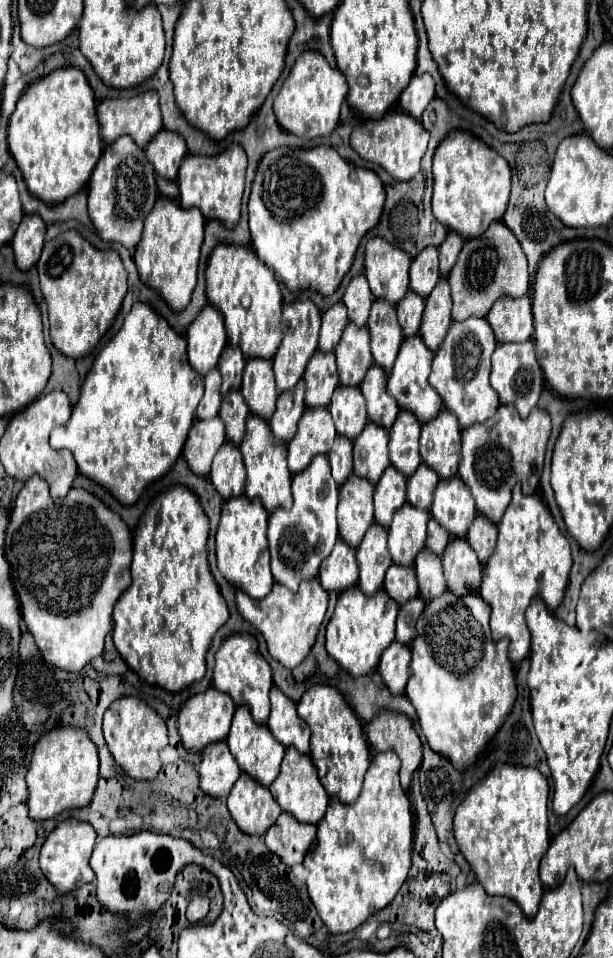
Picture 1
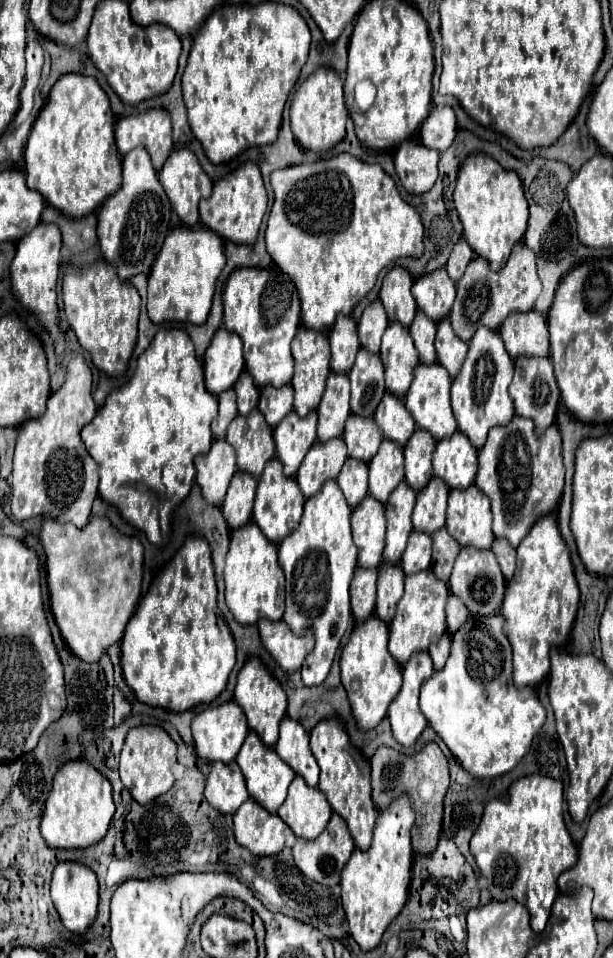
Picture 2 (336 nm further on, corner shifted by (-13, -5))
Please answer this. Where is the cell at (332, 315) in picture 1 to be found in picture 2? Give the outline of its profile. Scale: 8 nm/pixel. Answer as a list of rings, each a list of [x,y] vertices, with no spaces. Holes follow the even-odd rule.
[[[338,317],[328,339],[332,345],[332,361],[330,361],[332,371],[348,373],[350,367],[354,365],[356,353],[360,349],[356,323],[350,317]]]

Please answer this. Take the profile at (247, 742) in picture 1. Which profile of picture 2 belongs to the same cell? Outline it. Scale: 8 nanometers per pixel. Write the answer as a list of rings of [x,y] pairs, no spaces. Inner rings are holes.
[[[254,731],[248,733],[238,757],[236,757],[236,763],[240,765],[242,769],[242,775],[246,779],[246,787],[248,787],[248,793],[250,797],[260,803],[266,811],[270,813],[276,813],[278,807],[284,803],[286,795],[288,795],[288,785],[292,783],[292,779],[296,777],[294,771],[290,769],[288,763],[282,763],[282,759],[278,759],[278,753],[270,747],[266,747],[258,735]]]

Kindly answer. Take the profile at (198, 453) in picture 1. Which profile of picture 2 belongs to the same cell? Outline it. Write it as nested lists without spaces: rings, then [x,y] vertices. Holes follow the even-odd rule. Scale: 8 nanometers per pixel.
[[[216,439],[208,455],[196,459],[196,483],[202,489],[202,497],[220,507],[226,495],[228,483],[236,473],[236,455],[226,439]]]

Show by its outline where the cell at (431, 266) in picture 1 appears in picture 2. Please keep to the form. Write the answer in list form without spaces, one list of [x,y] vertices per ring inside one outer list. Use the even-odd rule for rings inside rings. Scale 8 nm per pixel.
[[[436,269],[414,281],[412,295],[418,309],[438,323],[448,317],[448,311],[456,299],[456,283],[448,277],[446,269]]]

